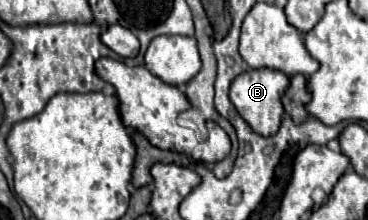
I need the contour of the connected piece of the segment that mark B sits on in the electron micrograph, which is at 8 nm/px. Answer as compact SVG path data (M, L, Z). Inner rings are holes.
M259 68L259 70L245 70L243 74L239 74L229 88L229 100L233 102L233 106L237 108L237 112L241 114L241 118L261 136L273 136L279 130L281 124L281 116L283 116L283 104L281 104L281 96L283 90L287 88L289 76L279 72L279 70L271 70L271 68Z

